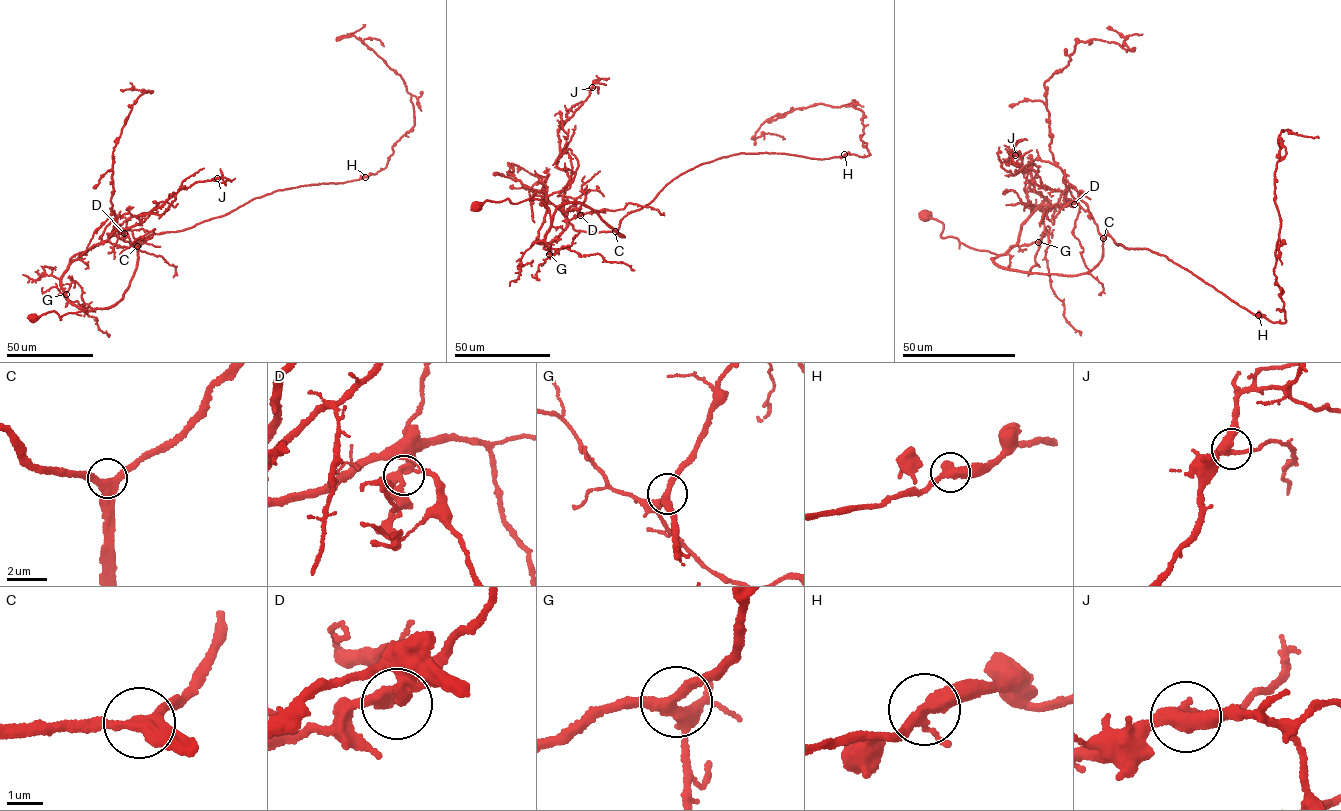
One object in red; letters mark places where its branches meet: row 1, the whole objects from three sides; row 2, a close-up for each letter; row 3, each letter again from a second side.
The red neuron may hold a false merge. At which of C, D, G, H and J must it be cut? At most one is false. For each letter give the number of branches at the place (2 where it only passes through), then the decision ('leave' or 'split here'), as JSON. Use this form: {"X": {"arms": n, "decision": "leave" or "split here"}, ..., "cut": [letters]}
{"C": {"arms": 3, "decision": "leave"}, "D": {"arms": 3, "decision": "leave"}, "G": {"arms": 3, "decision": "leave"}, "H": {"arms": 3, "decision": "leave"}, "J": {"arms": 3, "decision": "leave"}, "cut": []}

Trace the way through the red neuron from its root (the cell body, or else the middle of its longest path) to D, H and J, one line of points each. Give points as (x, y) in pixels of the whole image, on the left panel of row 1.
D: (35, 318), (53, 311), (61, 319), (87, 309), (69, 302), (62, 277), (73, 260), (111, 236), (124, 233)
H: (35, 318), (53, 311), (61, 319), (117, 304), (138, 248), (152, 234), (185, 229), (277, 190), (364, 176)
J: (35, 318), (85, 310), (60, 283), (70, 263), (113, 231), (139, 224), (138, 215), (180, 190), (217, 178)

